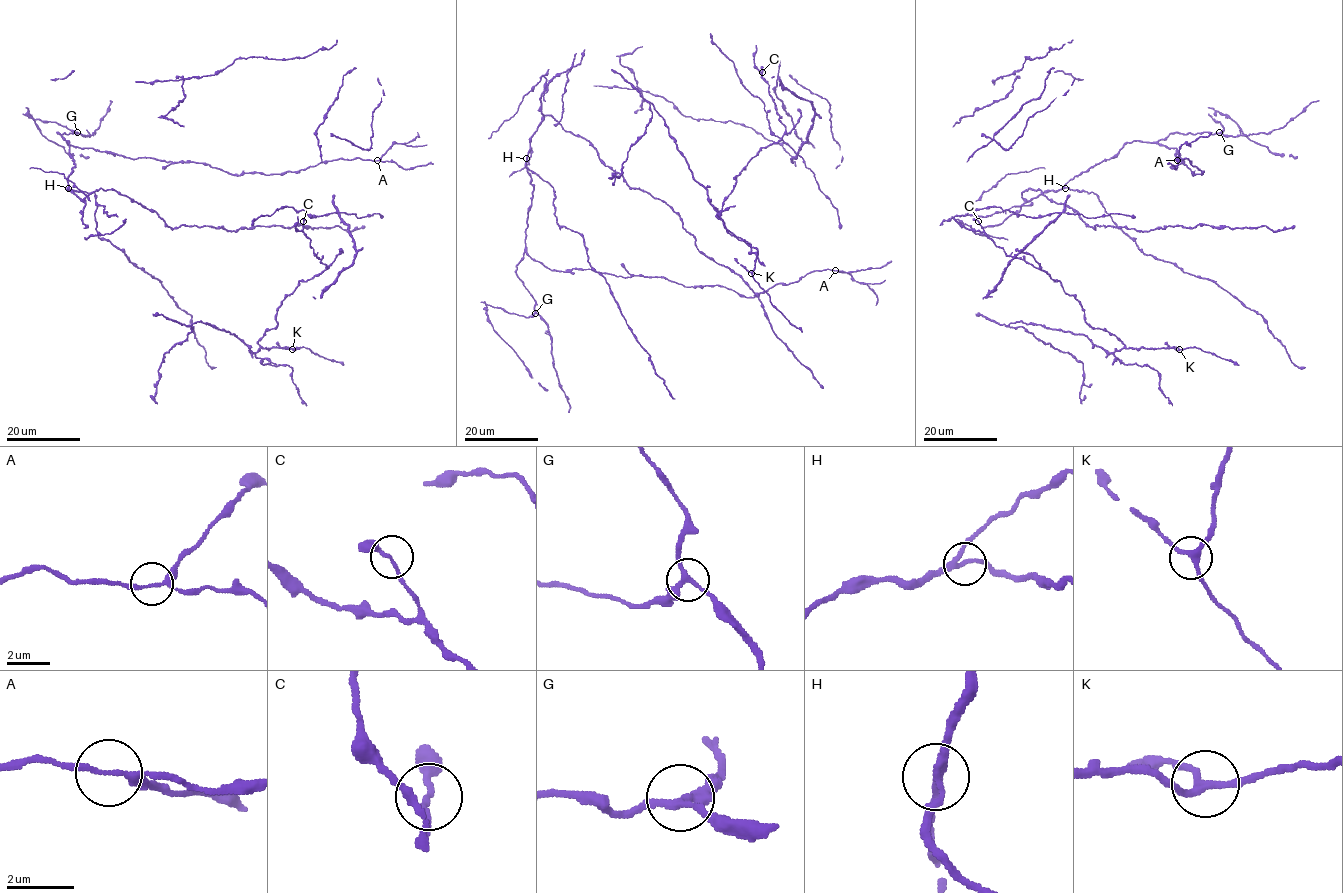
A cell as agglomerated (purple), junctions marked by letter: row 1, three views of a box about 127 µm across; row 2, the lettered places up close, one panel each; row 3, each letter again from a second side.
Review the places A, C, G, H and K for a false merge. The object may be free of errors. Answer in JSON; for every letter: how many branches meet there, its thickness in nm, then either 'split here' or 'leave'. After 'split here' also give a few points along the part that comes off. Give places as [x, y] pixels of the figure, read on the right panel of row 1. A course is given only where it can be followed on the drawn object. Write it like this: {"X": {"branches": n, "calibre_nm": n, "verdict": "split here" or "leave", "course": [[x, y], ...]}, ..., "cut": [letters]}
{"A": {"branches": 3, "calibre_nm": 170, "verdict": "leave"}, "C": {"branches": 2, "calibre_nm": 180, "verdict": "leave"}, "G": {"branches": 3, "calibre_nm": 240, "verdict": "leave"}, "H": {"branches": 3, "calibre_nm": 200, "verdict": "leave"}, "K": {"branches": 3, "calibre_nm": 200, "verdict": "leave"}, "cut": []}

